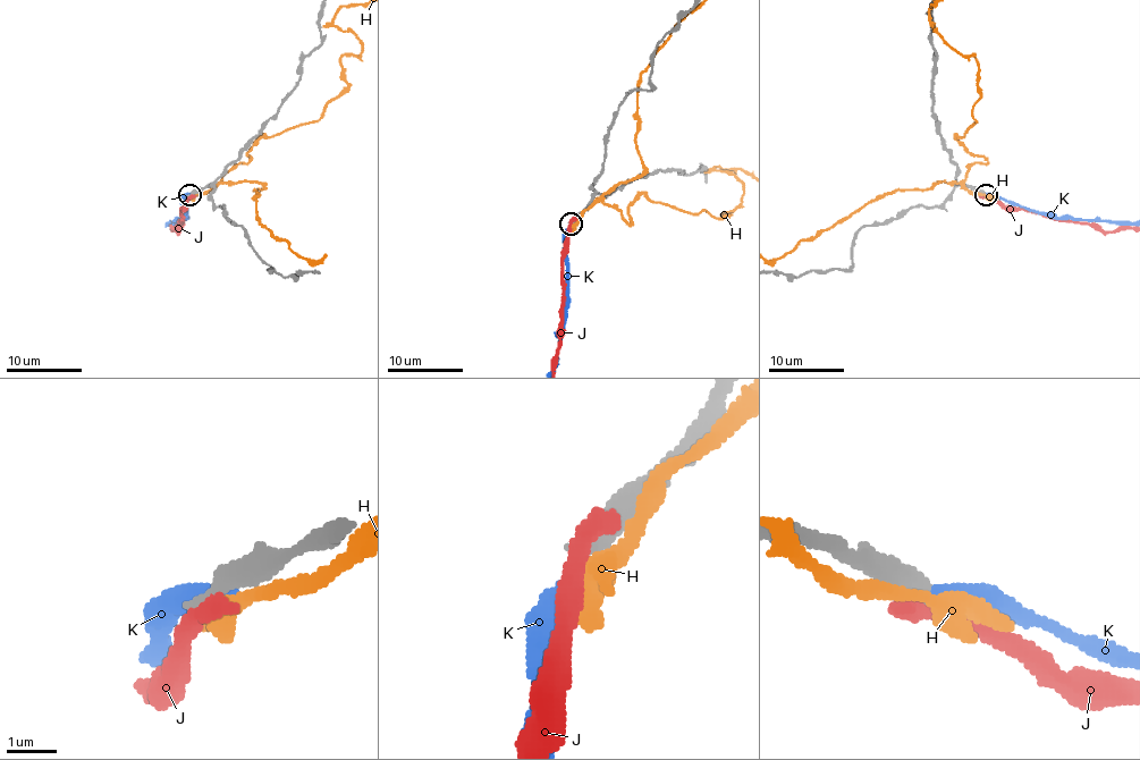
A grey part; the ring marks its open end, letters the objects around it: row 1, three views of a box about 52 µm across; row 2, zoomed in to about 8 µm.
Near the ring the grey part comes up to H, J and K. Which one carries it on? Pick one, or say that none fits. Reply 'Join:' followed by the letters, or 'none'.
Join: none

